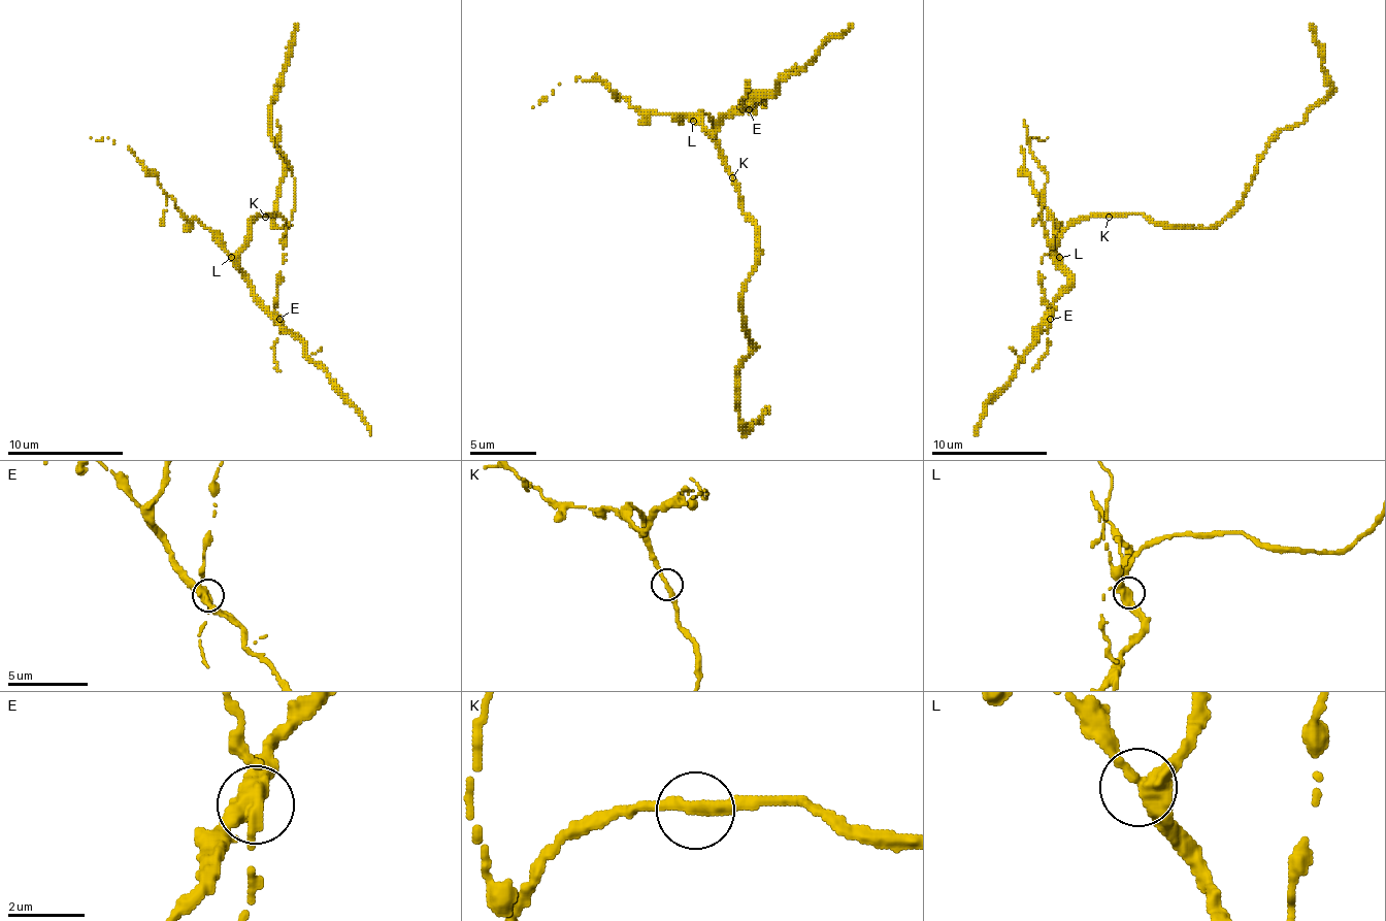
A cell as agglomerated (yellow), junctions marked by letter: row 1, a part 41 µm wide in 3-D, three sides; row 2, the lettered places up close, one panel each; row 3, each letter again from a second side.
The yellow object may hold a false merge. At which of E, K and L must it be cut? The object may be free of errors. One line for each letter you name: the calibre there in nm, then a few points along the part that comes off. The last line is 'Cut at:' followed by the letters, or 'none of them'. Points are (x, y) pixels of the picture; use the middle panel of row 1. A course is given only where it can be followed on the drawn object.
E: 360 nm | (749, 110), (749, 97), (753, 110), (765, 101), (765, 107), (746, 88), (746, 80)
Cut at: E

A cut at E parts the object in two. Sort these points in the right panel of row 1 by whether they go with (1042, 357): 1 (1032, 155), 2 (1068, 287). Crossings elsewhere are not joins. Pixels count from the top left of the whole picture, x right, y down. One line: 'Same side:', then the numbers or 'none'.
Same side: 1

